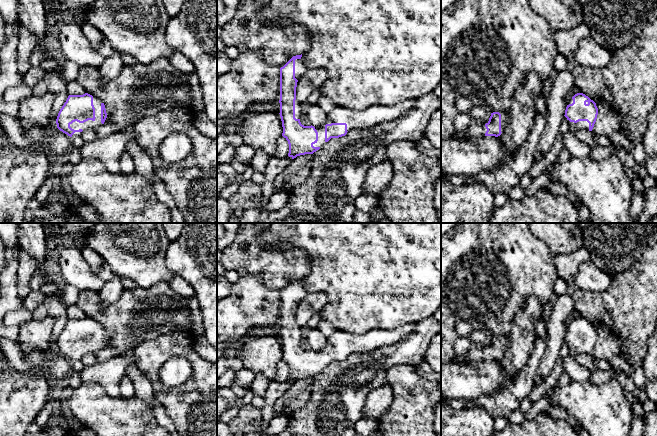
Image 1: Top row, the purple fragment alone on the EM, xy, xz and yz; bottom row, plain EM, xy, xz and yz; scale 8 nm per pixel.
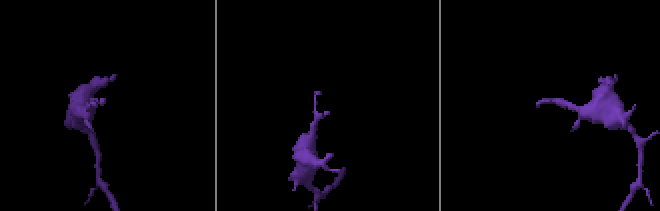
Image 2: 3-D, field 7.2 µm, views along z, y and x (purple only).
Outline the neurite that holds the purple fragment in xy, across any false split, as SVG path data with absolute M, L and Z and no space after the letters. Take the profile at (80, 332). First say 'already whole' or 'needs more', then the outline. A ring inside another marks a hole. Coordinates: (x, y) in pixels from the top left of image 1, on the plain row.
needs more; M88 317L69 319L60 333L56 348L57 352L70 361L81 360L89 353L96 354L109 346L104 327Z

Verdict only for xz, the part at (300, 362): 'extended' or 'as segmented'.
extended

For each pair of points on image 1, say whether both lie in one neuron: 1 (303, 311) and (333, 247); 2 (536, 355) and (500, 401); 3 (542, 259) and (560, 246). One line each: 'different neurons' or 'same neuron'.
1: different neurons
2: same neuron
3: different neurons

